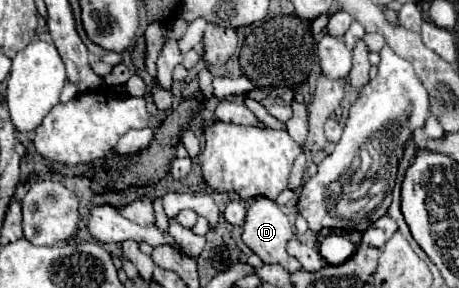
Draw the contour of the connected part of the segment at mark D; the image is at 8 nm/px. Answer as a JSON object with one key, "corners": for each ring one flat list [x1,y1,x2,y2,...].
{"corners":[[257,197,249,205,247,217,245,217,245,223,243,223,243,241,255,255,261,257,261,261,265,265,275,265,277,263,277,265,285,267,287,271,299,271,301,269,301,263,285,251,285,245,291,237,293,237,293,229,289,225,289,219,285,217,285,213,279,209,279,205,273,199]]}

